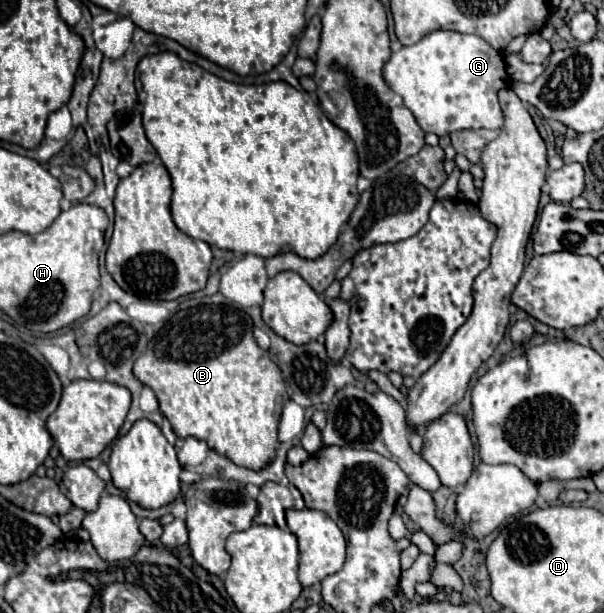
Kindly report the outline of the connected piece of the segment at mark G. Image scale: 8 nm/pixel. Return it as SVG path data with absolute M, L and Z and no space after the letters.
M436 30L420 42L394 52L384 64L382 76L402 96L424 132L446 136L464 128L496 130L502 126L504 116L498 104L498 90L506 88L510 78L502 52L494 50L480 36Z

